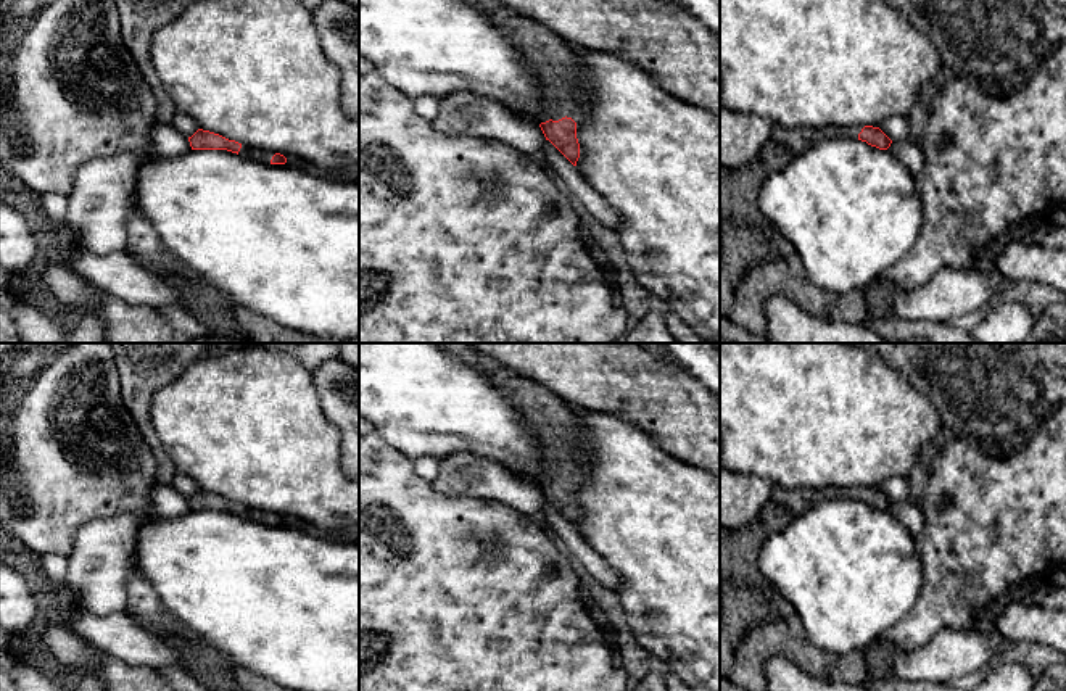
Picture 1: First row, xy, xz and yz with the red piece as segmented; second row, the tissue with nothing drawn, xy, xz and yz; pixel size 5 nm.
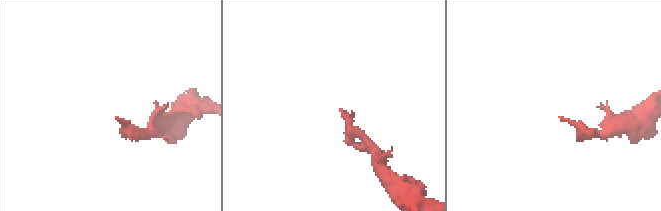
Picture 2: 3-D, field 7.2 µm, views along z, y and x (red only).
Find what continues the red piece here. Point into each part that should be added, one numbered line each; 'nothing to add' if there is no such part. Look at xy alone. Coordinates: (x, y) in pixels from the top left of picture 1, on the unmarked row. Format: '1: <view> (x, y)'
1: xy (255, 514)

